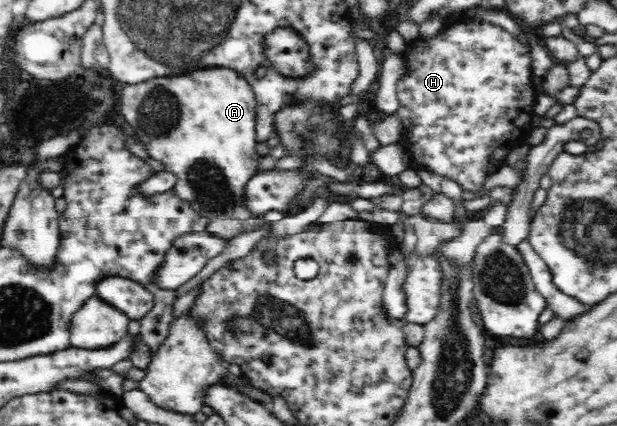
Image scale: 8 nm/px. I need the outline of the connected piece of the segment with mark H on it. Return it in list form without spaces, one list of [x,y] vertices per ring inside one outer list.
[[[474,18],[470,23],[458,23],[452,27],[442,27],[441,30],[432,37],[418,37],[405,43],[405,49],[400,55],[406,67],[406,73],[398,79],[396,90],[399,100],[399,109],[397,118],[402,124],[401,138],[404,152],[408,155],[409,166],[407,169],[418,171],[431,171],[440,177],[451,179],[460,185],[463,191],[479,192],[486,187],[486,181],[505,165],[508,154],[516,147],[527,145],[531,132],[534,129],[534,117],[537,114],[534,109],[535,97],[538,95],[536,85],[533,83],[533,67],[530,47],[524,47],[518,42],[509,30],[502,28],[500,25],[492,24],[482,18]]]

